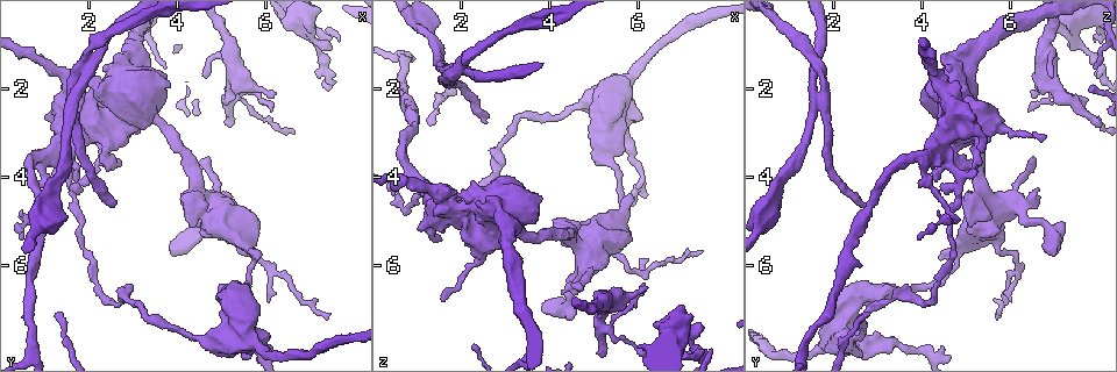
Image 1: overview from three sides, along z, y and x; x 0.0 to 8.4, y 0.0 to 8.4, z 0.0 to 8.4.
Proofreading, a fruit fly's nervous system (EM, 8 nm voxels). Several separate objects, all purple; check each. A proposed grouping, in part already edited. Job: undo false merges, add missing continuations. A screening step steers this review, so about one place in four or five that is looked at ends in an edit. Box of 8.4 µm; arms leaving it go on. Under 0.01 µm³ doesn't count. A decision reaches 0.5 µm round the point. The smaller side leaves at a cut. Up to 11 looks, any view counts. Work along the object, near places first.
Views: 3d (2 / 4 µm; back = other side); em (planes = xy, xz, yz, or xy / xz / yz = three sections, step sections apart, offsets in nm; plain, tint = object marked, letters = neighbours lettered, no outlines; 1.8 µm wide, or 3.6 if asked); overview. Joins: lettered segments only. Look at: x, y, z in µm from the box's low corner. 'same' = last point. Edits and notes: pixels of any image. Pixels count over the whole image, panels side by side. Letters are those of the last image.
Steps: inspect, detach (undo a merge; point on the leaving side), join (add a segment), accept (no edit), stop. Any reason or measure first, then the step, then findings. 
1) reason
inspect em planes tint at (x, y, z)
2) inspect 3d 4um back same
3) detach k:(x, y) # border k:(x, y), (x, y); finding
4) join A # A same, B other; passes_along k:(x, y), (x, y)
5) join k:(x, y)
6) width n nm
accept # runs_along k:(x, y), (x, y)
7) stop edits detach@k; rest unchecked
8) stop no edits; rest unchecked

sharp bend
inspect em 3.6um planes letters at (2.55, 3.75, 5.10)

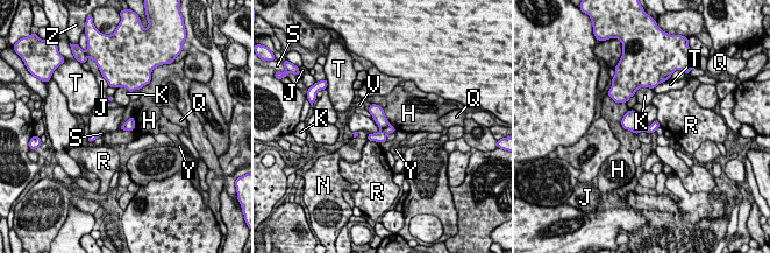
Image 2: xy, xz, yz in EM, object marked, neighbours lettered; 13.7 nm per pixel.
detach 2:(377, 112) # H other, J other, K other, N other, Q other, R other, S other, T other, V other, Y other, Z other; border 2:(389, 124), (380, 129); a second cell is stuck on

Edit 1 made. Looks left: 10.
inspect overview

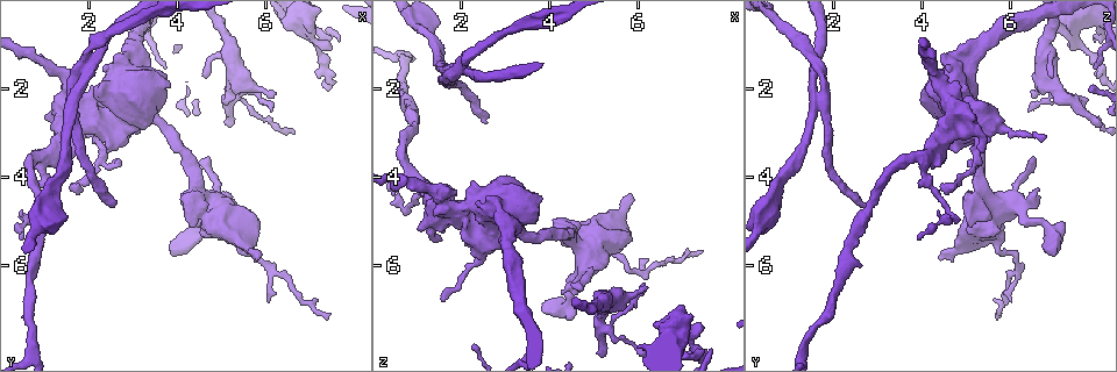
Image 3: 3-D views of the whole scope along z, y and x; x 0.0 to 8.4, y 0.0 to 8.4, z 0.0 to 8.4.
inspect em planes letters at (0.65, 4.90, 4.60)

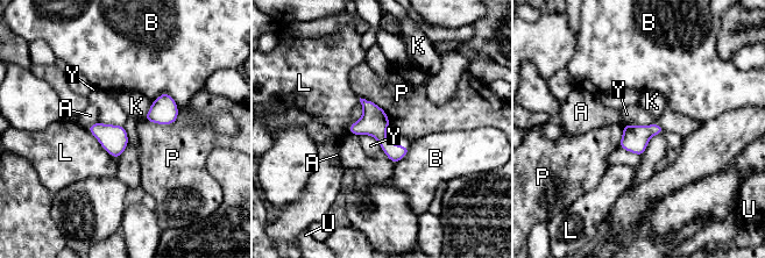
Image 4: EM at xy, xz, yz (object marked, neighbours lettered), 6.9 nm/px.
accept # A other, B other, K other, L other, P other, U other, Y other; border 4:(656, 122), (650, 124), (623, 124); all the same cell

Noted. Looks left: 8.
inspect 3d 4um at (2.60, 4.70, 2.75)

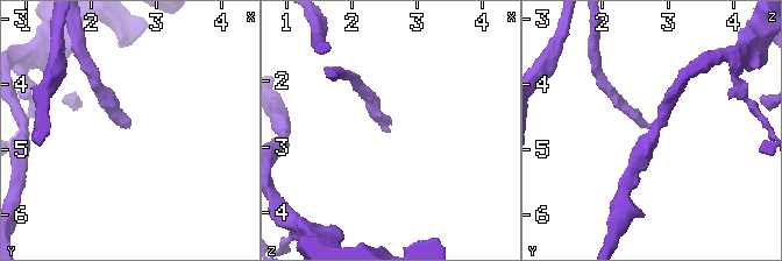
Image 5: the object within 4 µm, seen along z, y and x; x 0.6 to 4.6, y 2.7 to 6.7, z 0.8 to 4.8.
inspect em planes letters at (2.55, 4.70, 2.80)

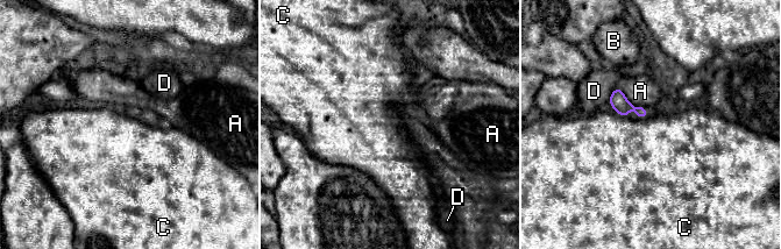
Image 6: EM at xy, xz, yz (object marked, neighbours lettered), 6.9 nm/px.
longest_contact A 220 nm
accept # A other, B other, C other, D other; border 6:(615, 111), (629, 118); no lettered segment goes on from it

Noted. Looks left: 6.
an open end
inspect em 3.6um planes letters at (6.00, 2.35, 6.95)

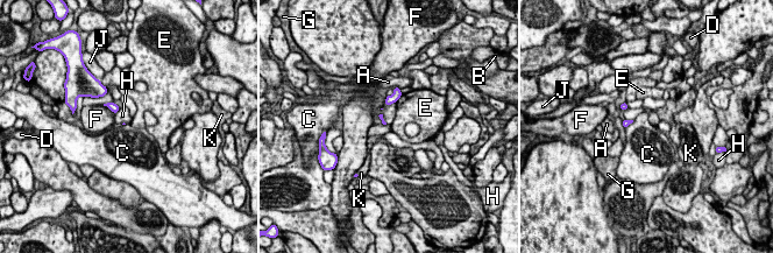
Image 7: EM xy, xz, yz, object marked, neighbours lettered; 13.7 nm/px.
longest_contact F 220 nm
accept # A other, B other, C other, D other, E other, F other, G other, H other, J other, K other; no lettered segment goes on from it

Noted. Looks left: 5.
stop edits detach@2; rest unchecked

